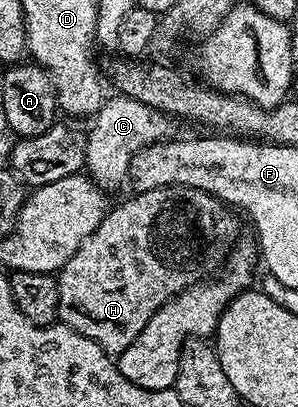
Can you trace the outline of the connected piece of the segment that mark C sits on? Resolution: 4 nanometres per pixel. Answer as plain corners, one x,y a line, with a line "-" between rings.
118,93
104,98
101,109
93,117
95,123
89,127
87,134
87,161
86,170
90,178
94,179
100,187
112,189
117,183
128,178
130,162
143,147
159,140
172,140
176,138
176,120
171,115
157,111
154,107
145,105
128,95

